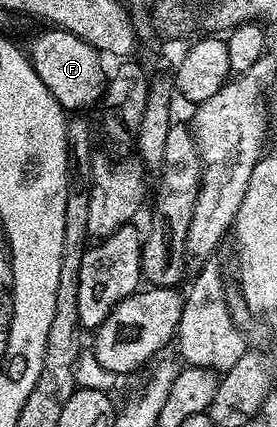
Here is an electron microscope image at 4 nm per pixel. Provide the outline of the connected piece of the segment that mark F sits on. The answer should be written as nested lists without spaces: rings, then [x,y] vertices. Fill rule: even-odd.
[[[51,26],[45,31],[48,32],[37,33],[31,40],[31,48],[29,47],[31,65],[33,70],[37,70],[37,78],[41,78],[41,82],[45,82],[45,90],[49,90],[49,94],[53,94],[53,98],[57,98],[57,102],[65,110],[91,108],[98,100],[100,103],[104,99],[105,85],[109,79],[108,73],[106,71],[103,73],[104,57],[92,44],[69,34],[63,28]]]

